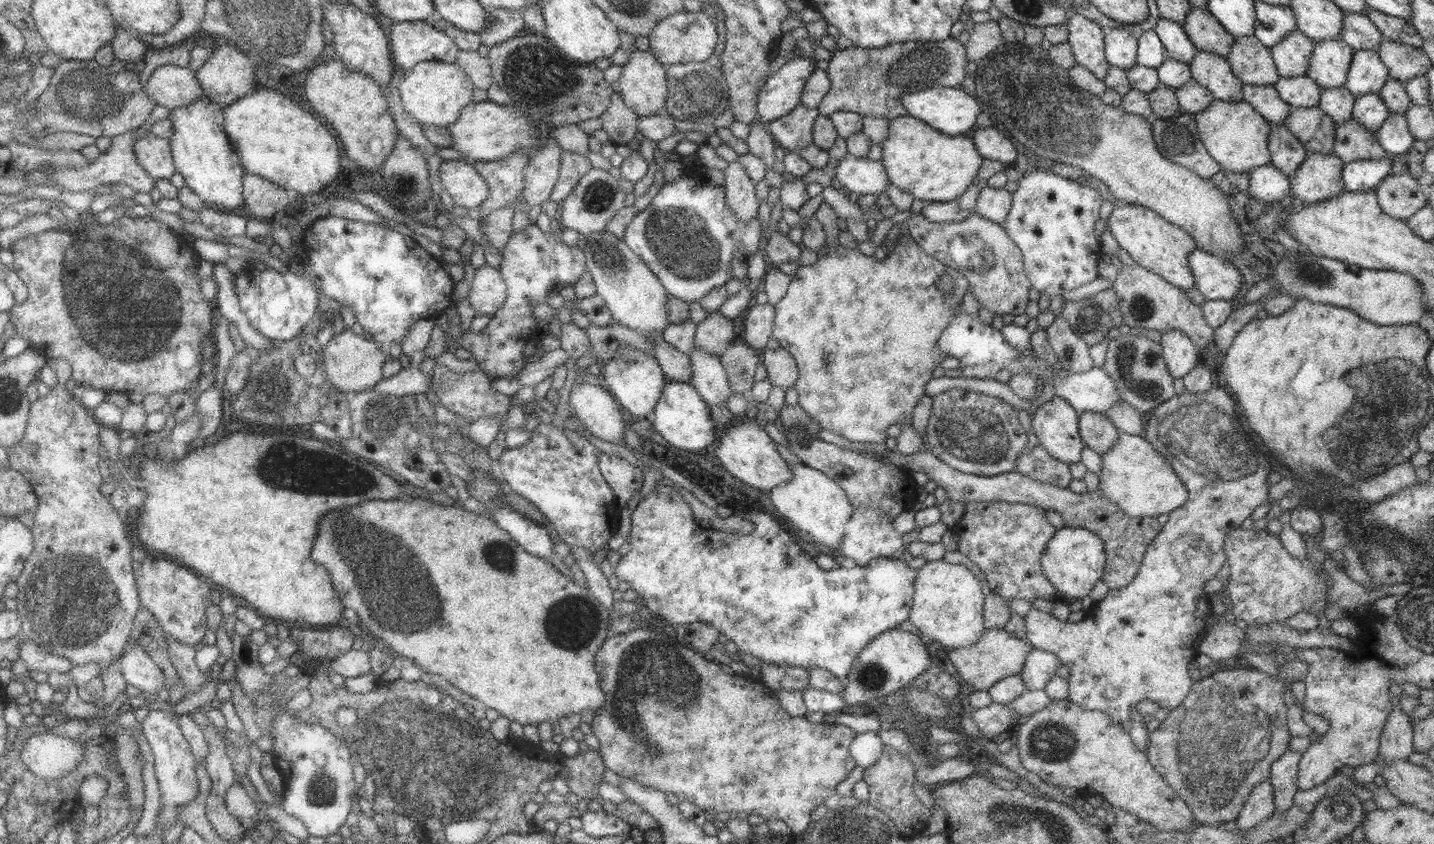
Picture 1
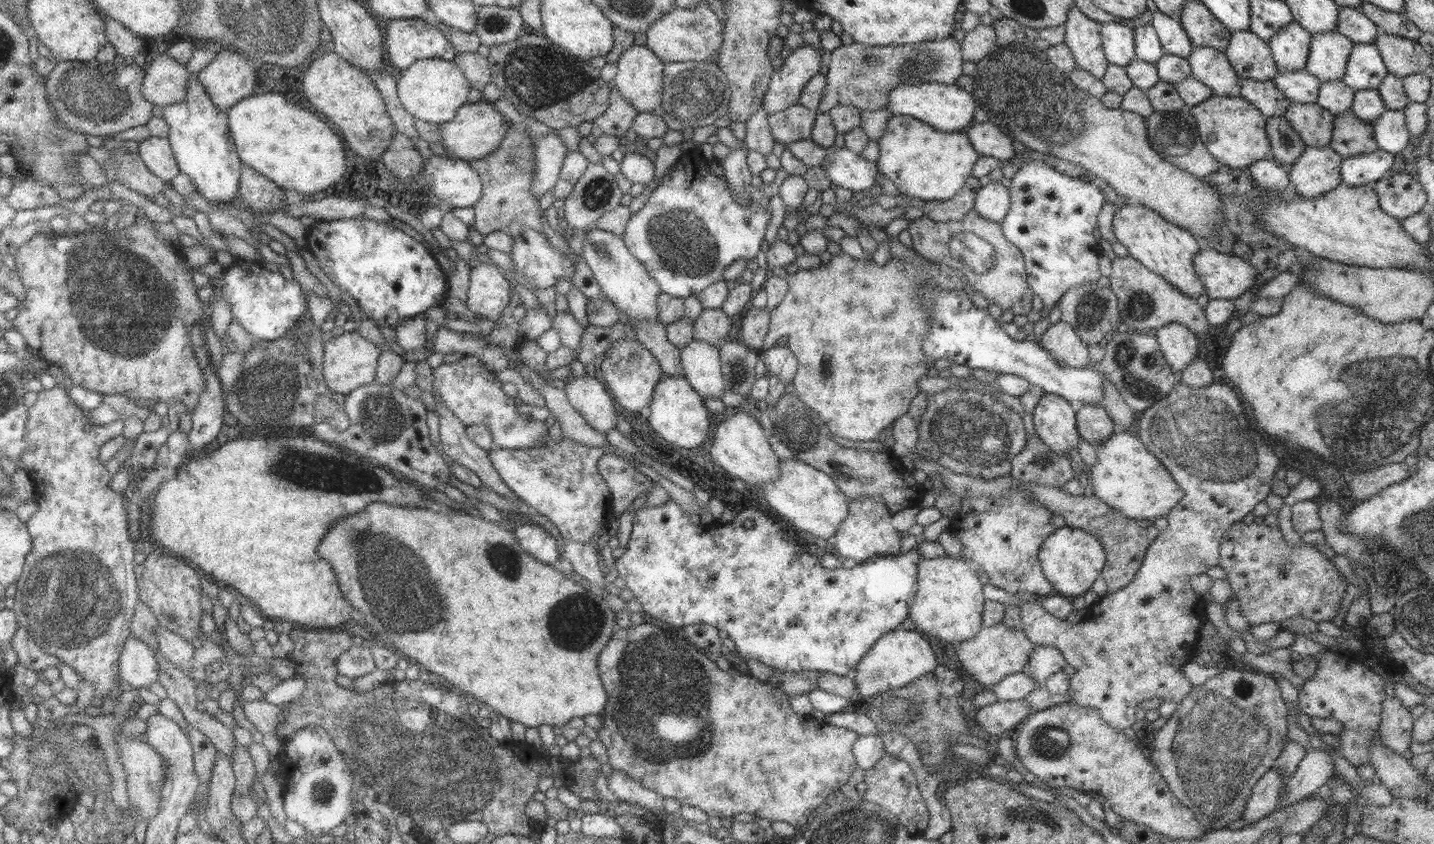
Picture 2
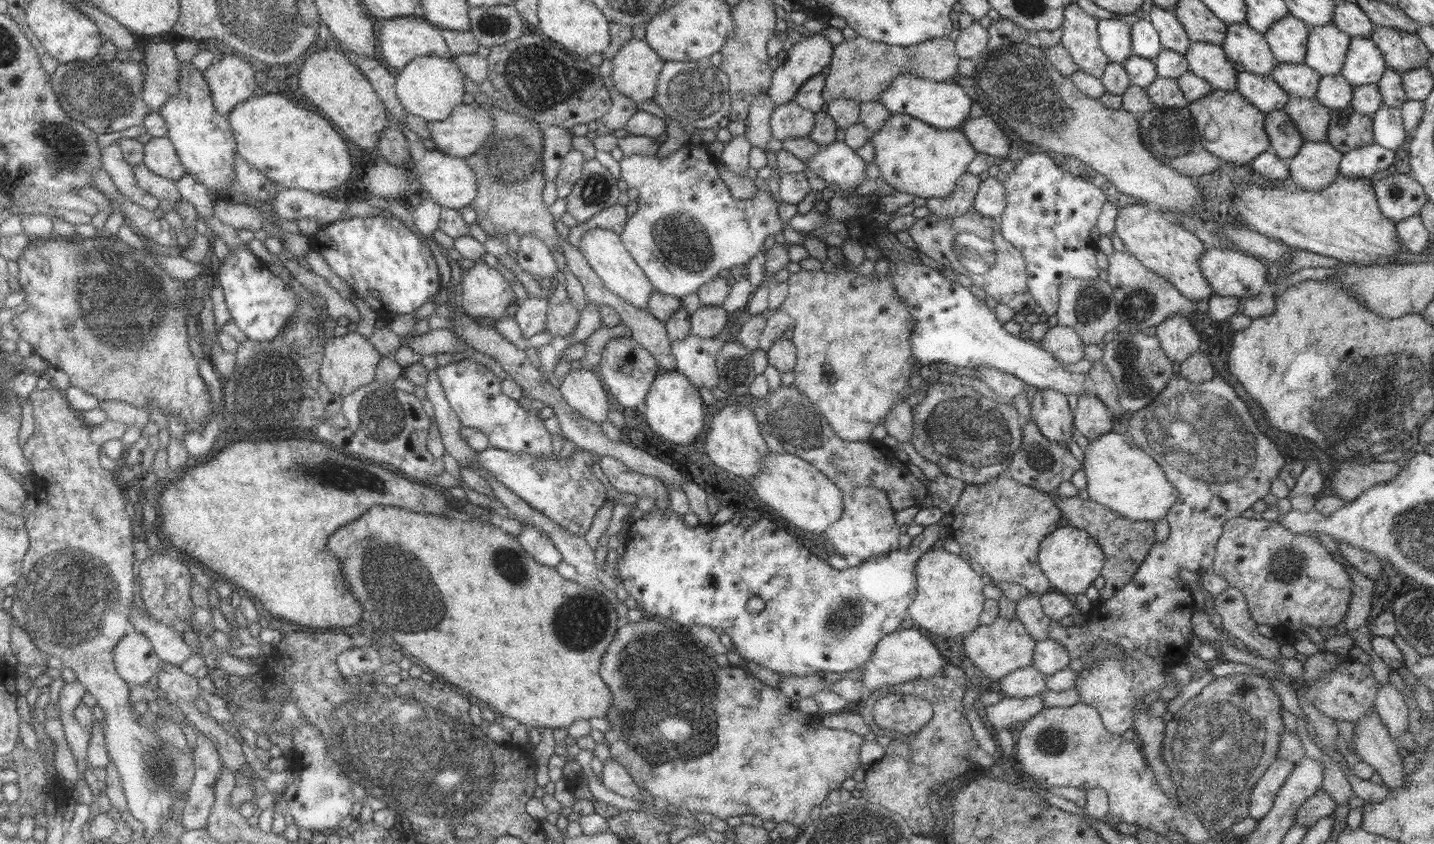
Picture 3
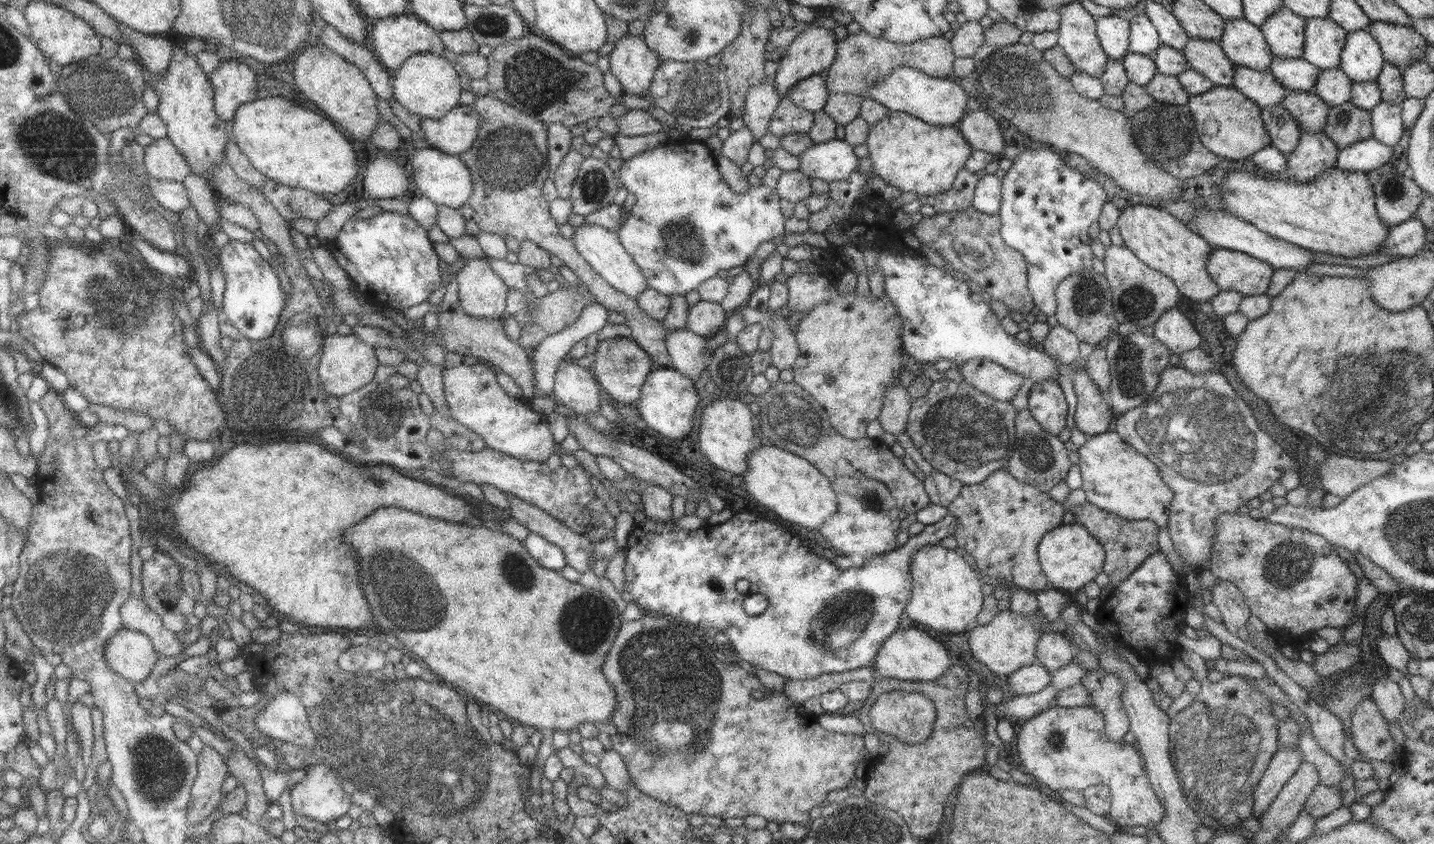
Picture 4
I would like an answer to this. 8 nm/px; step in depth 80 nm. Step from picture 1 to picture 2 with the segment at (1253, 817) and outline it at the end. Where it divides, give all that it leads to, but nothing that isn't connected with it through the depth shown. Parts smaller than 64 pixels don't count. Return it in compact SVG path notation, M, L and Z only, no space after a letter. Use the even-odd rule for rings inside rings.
M1270 768L1250 790L1242 819L1251 824L1279 808L1280 788L1283 786L1278 768Z

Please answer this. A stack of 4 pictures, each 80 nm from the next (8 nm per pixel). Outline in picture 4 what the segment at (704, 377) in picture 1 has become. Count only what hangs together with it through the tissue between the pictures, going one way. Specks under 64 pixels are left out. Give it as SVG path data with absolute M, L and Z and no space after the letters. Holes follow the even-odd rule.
M682 328L667 332L665 344L670 369L689 379L695 379L695 376L707 370L709 355L706 337Z

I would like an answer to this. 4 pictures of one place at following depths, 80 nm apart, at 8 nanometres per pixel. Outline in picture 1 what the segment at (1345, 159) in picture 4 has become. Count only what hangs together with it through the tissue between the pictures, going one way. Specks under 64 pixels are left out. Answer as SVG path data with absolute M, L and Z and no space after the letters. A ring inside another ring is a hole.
M1392 157L1383 160L1355 160L1343 164L1342 181L1344 190L1357 192L1359 190L1374 190L1389 174L1392 167Z

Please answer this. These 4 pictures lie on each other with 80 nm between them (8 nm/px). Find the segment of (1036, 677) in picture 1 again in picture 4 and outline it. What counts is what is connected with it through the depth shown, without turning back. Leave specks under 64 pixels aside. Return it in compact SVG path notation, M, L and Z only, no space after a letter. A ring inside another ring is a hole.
M1062 633L1043 634L1035 647L1035 663L1052 673L1072 662L1073 655L1077 651L1075 645L1069 642Z

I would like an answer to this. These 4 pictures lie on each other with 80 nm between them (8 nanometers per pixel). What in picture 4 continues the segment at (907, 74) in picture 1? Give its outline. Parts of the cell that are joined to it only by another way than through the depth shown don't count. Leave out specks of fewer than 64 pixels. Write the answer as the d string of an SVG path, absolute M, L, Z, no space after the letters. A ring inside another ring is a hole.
M864 32L847 34L836 44L835 60L829 66L827 76L824 78L826 91L865 97L868 86L872 86L876 80L887 78L896 66L914 68L933 78L945 78L952 72L954 57L950 40L942 36L895 43Z

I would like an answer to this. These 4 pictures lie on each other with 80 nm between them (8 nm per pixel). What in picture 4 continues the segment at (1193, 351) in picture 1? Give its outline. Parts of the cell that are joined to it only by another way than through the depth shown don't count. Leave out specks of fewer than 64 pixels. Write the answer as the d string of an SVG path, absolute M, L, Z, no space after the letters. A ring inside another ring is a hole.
M1177 307L1163 312L1152 327L1152 335L1170 354L1179 355L1201 344L1201 336Z

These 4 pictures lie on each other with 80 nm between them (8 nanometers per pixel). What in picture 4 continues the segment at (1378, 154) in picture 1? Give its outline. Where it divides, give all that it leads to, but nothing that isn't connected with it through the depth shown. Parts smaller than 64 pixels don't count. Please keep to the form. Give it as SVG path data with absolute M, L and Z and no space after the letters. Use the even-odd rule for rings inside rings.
M1350 103L1329 107L1324 133L1338 149L1372 136L1369 110L1361 110Z

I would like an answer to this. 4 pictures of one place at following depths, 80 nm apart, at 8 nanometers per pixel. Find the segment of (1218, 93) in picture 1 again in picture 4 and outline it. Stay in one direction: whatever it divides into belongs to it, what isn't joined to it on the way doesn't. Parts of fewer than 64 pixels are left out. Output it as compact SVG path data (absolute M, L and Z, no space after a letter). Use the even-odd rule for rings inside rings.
M1188 38L1182 48L1188 68L1202 74L1215 86L1232 86L1234 64L1225 56L1219 41Z

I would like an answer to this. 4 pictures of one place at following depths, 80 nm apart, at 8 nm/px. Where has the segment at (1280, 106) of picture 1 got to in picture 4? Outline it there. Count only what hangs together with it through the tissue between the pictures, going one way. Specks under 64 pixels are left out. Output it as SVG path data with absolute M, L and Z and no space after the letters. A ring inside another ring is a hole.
M1234 65L1232 87L1260 109L1280 104L1286 95L1286 88L1275 80L1269 70L1259 72L1239 65Z

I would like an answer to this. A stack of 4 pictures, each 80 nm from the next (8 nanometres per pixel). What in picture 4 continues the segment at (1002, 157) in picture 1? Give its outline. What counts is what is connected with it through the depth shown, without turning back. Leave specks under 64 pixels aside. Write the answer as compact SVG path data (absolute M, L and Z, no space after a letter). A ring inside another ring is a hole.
M981 108L963 115L956 127L971 145L972 150L988 152L996 157L1003 152L1005 141L999 124Z

